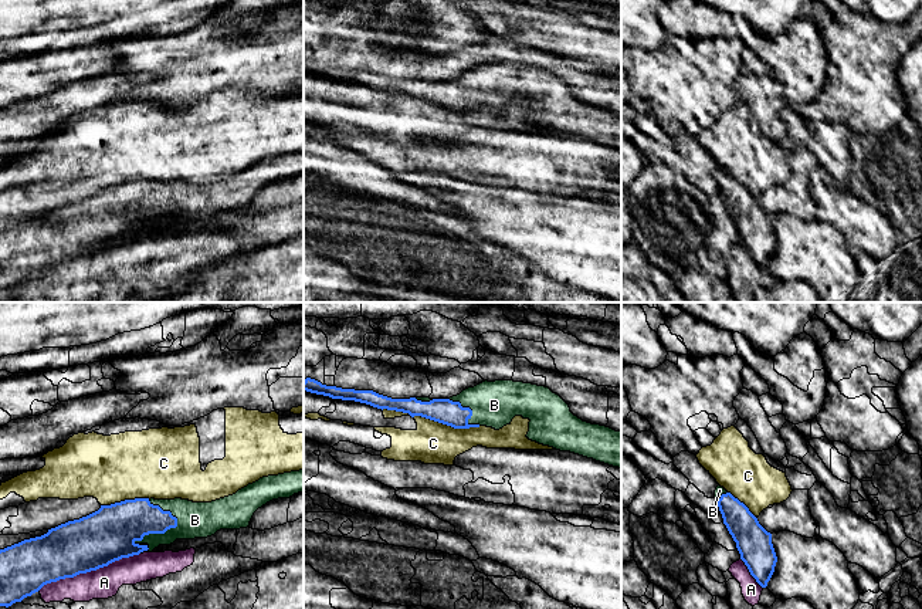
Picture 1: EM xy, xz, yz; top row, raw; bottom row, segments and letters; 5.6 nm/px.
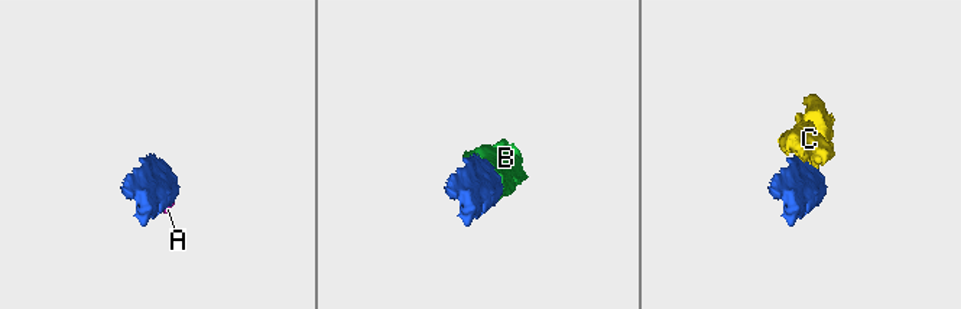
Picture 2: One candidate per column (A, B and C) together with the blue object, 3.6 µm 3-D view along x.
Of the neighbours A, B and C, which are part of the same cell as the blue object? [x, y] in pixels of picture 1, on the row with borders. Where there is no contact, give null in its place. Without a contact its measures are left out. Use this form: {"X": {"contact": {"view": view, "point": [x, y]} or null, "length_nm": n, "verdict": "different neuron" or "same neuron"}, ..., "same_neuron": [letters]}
{"A": {"contact": {"view": "xy", "point": [88, 571]}, "length_nm": 600, "verdict": "different neuron"}, "B": {"contact": {"view": "xy", "point": [158, 533]}, "length_nm": 300, "verdict": "same neuron"}, "C": {"contact": {"view": "xz", "point": [447, 425]}, "length_nm": 380, "verdict": "different neuron"}, "same_neuron": ["B"]}

